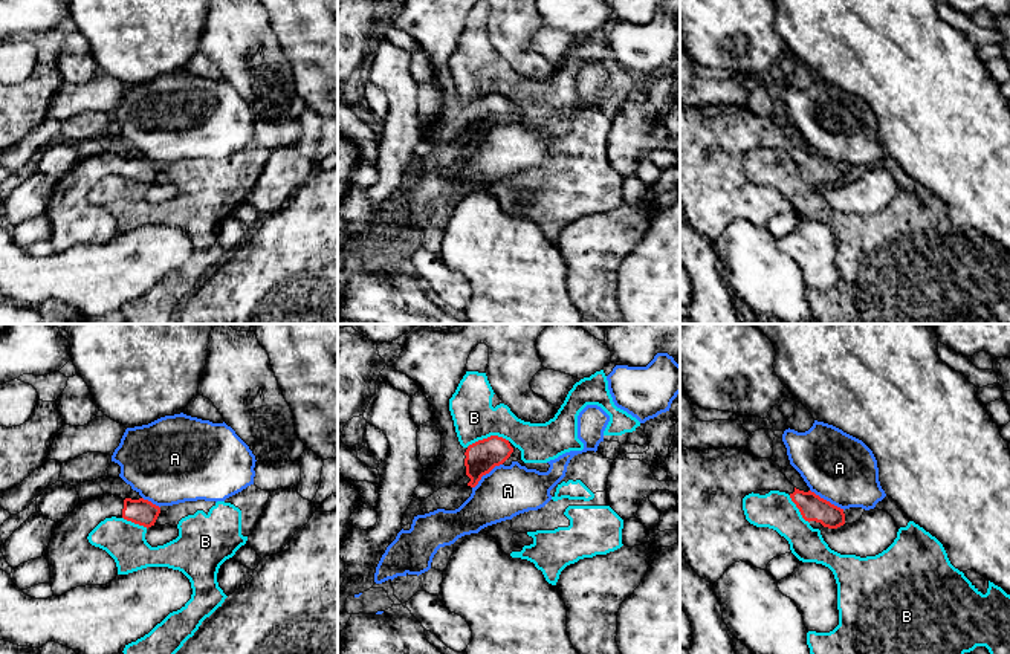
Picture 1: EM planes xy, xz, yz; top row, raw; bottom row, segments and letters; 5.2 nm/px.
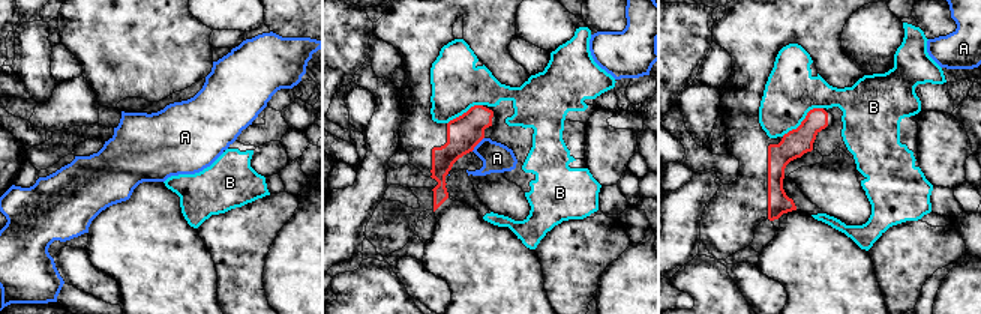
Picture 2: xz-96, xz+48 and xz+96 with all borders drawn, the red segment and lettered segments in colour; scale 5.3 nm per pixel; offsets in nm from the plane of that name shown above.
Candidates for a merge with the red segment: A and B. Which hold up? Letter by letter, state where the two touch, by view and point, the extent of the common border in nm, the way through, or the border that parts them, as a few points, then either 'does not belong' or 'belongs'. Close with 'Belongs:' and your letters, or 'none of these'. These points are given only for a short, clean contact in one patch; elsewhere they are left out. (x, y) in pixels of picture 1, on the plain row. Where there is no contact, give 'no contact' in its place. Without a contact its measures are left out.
A: meets red in yz at (825, 158); contact 220 nm long; border along yz (810, 147), (844, 167); does not belong
B: meets red in xz at (488, 95); contact 240 nm long; does not belong
Belongs: none of these

